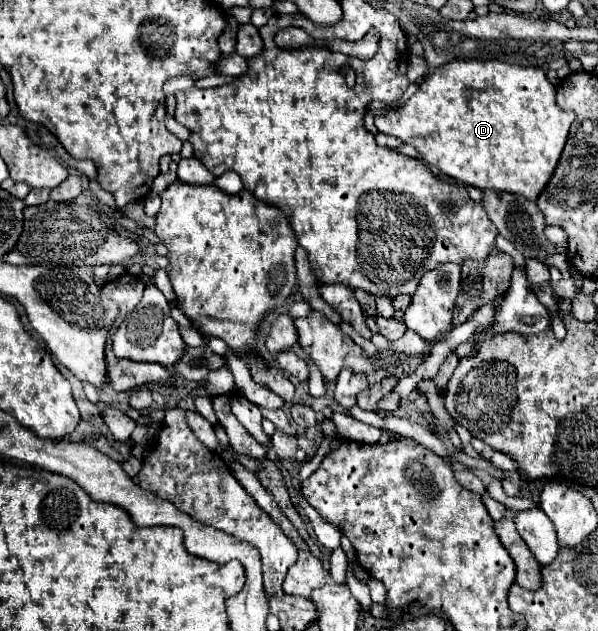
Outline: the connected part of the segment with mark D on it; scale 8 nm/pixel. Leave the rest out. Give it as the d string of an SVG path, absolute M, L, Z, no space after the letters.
M451 61L451 65L441 65L433 73L427 73L403 107L375 117L381 133L395 135L413 145L421 153L421 159L439 173L479 189L519 193L529 201L539 197L553 175L573 121L575 113L567 113L555 105L555 85L543 69L523 69L519 65L503 65L503 61Z

